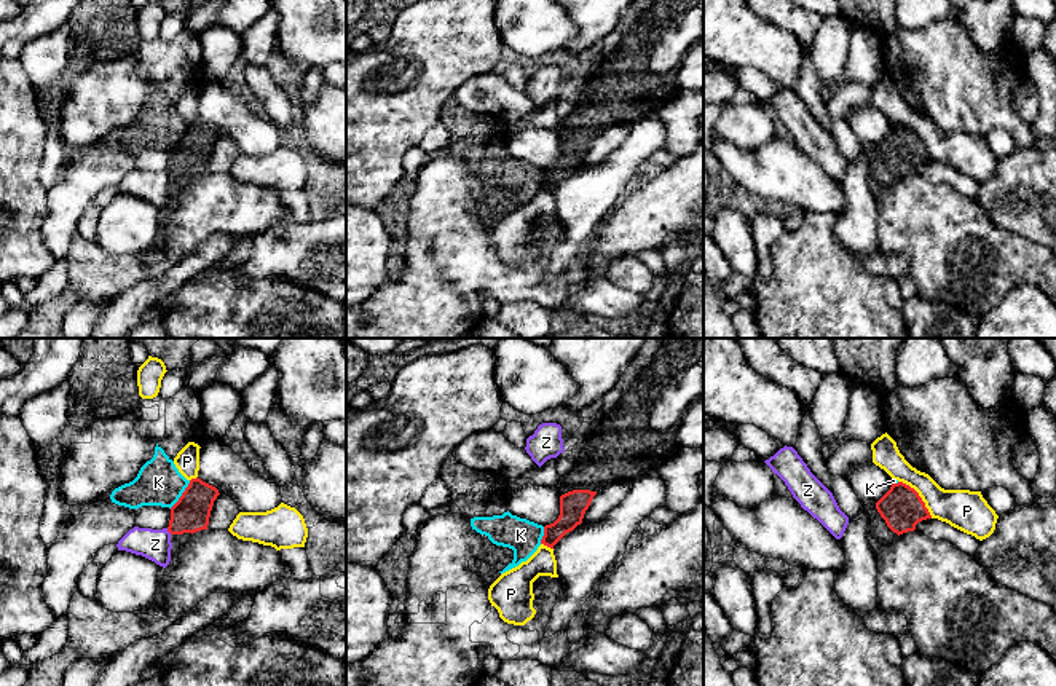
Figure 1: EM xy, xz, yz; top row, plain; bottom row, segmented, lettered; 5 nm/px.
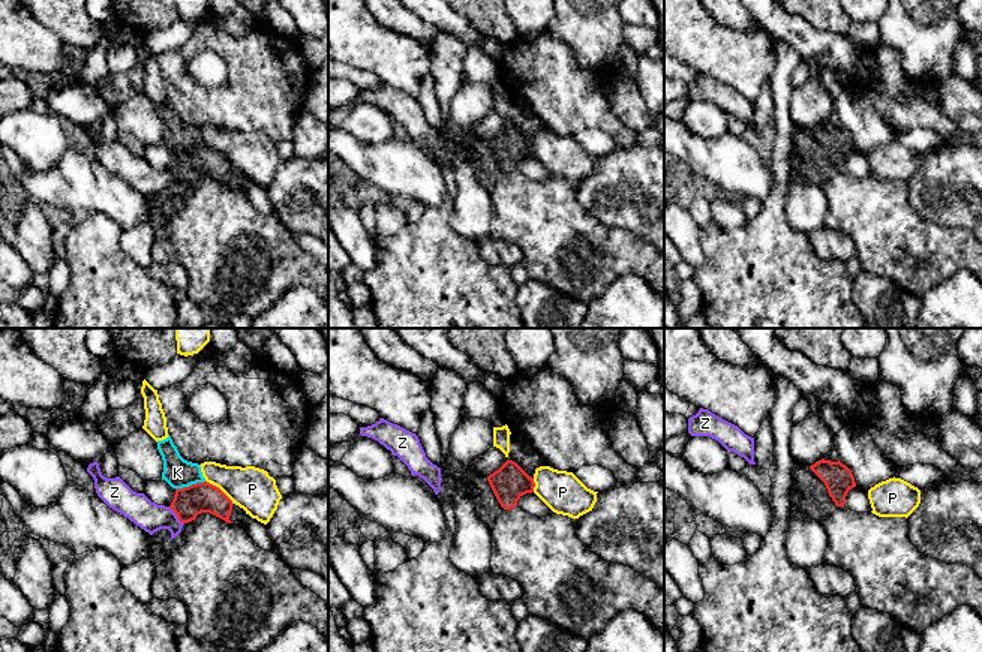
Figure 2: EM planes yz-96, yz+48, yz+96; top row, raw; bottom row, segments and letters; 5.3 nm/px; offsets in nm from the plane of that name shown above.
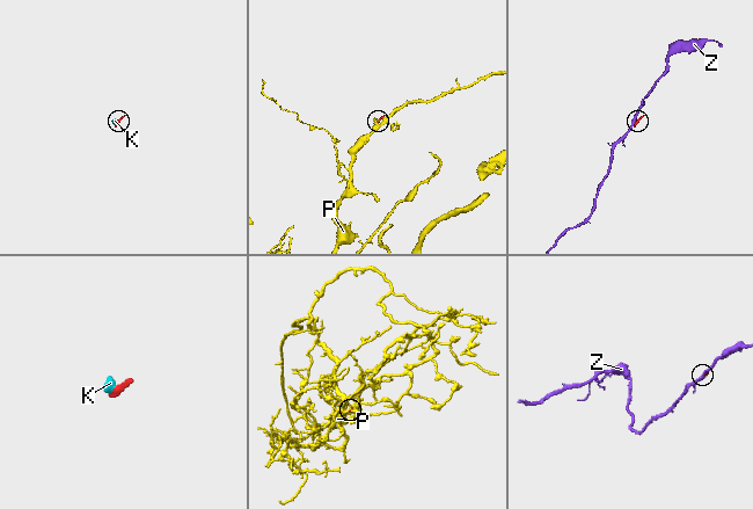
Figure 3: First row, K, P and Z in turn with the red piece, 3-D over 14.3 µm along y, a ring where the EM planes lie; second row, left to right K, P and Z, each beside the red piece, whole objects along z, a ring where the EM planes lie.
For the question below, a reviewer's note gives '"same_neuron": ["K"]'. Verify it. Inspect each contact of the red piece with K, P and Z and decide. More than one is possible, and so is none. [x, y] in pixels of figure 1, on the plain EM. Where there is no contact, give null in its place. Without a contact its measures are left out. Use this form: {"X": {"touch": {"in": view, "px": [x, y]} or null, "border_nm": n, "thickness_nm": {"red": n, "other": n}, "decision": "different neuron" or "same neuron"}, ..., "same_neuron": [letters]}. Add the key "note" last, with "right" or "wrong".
{"K": {"touch": {"in": "xy", "px": [182, 137]}, "border_nm": 180, "thickness_nm": {"red": 190, "other": 220}, "decision": "different neuron"}, "P": {"touch": {"in": "yz", "px": [919, 139]}, "border_nm": 260, "thickness_nm": {"red": 220, "other": 200}, "decision": "different neuron"}, "Z": {"touch": {"in": "xy", "px": [169, 174]}, "border_nm": 40, "thickness_nm": {"red": 190, "other": 160}, "decision": "different neuron"}, "same_neuron": [], "note": "wrong"}

